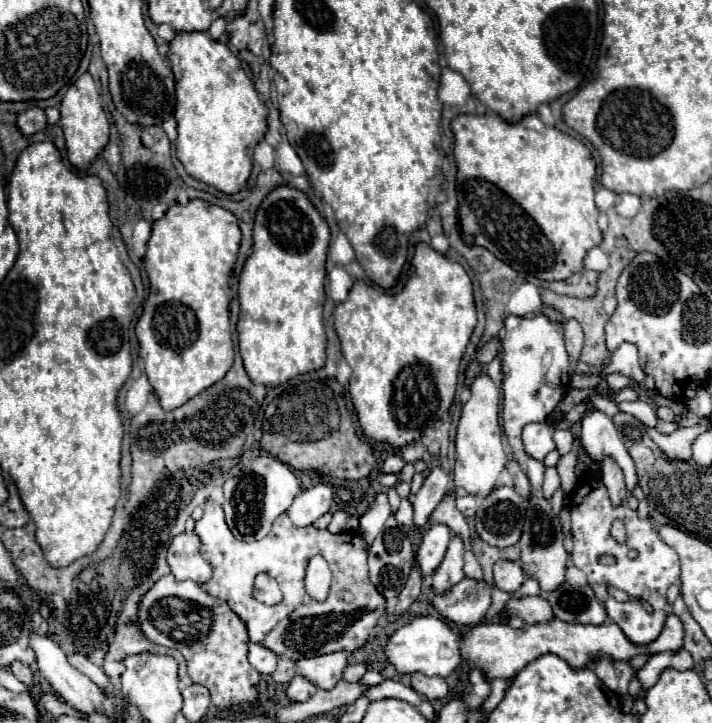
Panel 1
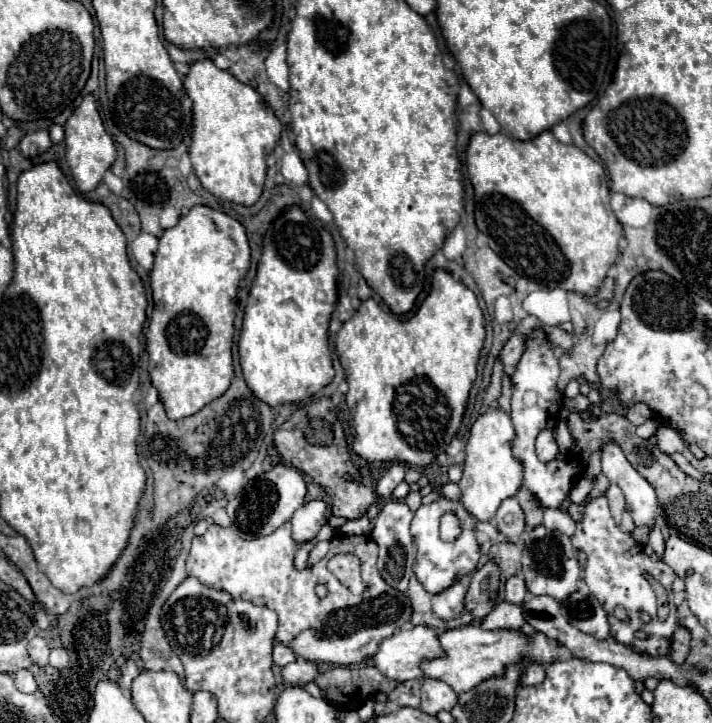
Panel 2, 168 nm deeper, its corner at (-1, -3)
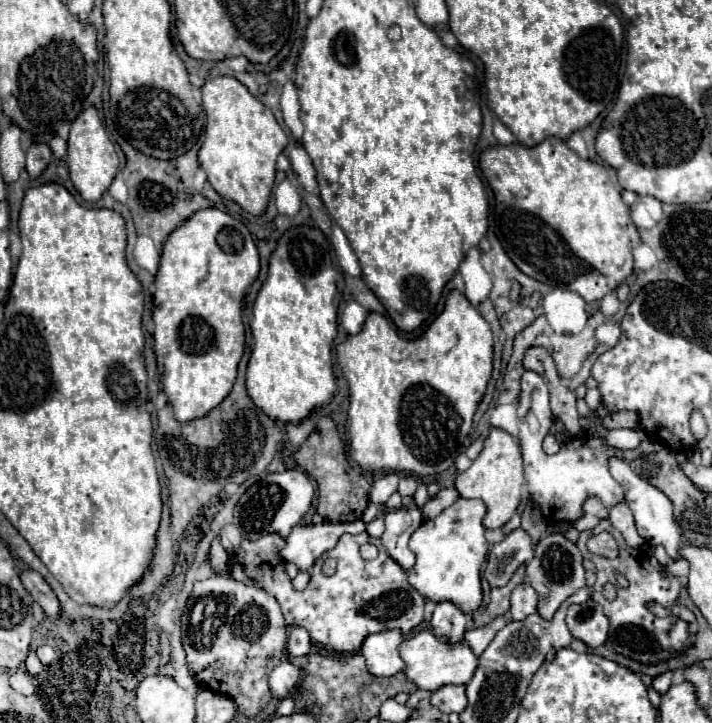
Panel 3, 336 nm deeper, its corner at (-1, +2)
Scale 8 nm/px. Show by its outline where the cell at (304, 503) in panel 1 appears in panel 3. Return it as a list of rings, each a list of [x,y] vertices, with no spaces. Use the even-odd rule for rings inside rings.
[[[358,519],[354,522],[309,523],[309,525],[295,525],[287,537],[287,545],[281,551],[281,557],[285,561],[295,563],[299,569],[309,569],[315,559],[333,549],[339,537],[344,533],[358,534],[366,530],[366,524]]]

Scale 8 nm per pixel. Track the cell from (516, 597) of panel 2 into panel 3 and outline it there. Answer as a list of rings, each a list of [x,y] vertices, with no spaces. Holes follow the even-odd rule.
[[[521,583],[511,593],[511,617],[513,621],[521,621],[527,615],[537,611],[537,593],[529,583]]]

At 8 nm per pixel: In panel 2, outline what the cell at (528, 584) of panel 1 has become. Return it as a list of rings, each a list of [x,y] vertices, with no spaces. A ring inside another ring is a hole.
[[[501,602],[493,608],[491,614],[487,614],[481,620],[481,626],[485,630],[519,630],[525,624],[521,606],[513,606],[509,602]]]

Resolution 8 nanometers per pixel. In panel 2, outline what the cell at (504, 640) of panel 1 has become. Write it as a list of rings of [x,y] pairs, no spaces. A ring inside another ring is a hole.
[[[469,624],[469,626],[455,628],[455,630],[447,630],[439,634],[439,644],[441,644],[443,656],[421,662],[423,678],[447,682],[457,694],[469,692],[473,686],[481,684],[485,678],[499,676],[507,664],[517,662],[521,656],[527,656],[533,662],[549,664],[557,660],[557,648],[559,648],[555,640],[549,640],[541,632],[535,634],[533,638],[525,638],[523,634],[513,632],[513,630],[495,630],[495,632],[483,630],[479,624]]]

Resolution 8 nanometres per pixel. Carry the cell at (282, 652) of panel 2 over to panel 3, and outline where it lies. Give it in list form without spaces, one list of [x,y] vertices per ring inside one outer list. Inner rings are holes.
[[[295,627],[289,631],[289,637],[287,637],[287,653],[293,655],[293,657],[303,657],[311,651],[311,639],[309,639],[309,633],[301,627]]]

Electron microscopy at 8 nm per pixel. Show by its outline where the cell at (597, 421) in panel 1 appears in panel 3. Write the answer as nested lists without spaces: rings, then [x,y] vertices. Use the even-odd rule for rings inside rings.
[[[611,457],[609,459],[609,471],[613,475],[613,479],[623,487],[625,491],[625,501],[629,503],[633,515],[635,515],[635,525],[637,525],[637,533],[641,537],[645,537],[645,541],[649,541],[649,545],[663,545],[665,551],[669,553],[671,559],[679,559],[679,547],[681,547],[681,527],[675,523],[673,519],[673,505],[667,499],[667,495],[663,491],[659,491],[657,487],[653,487],[651,483],[647,483],[645,479],[641,479],[625,459],[619,457]]]

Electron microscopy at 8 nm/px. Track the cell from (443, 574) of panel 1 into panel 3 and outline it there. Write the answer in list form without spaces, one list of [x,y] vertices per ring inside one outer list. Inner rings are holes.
[[[439,601],[433,611],[431,625],[433,625],[433,633],[441,641],[459,643],[467,627],[467,615],[461,609],[457,609],[457,605],[453,605],[451,601]]]

